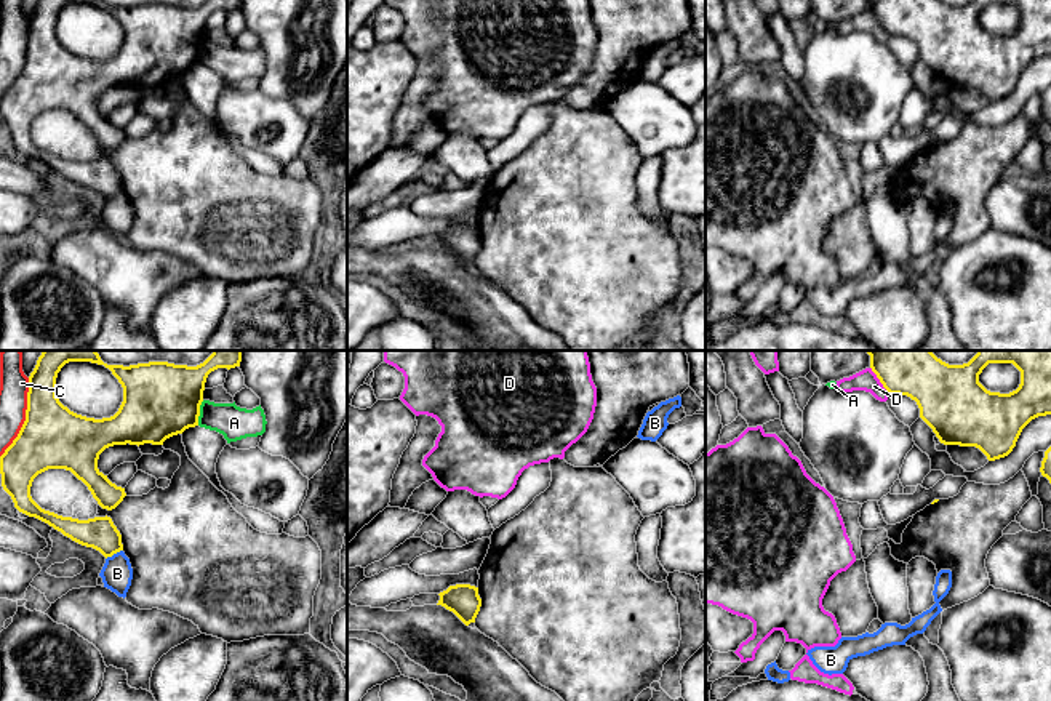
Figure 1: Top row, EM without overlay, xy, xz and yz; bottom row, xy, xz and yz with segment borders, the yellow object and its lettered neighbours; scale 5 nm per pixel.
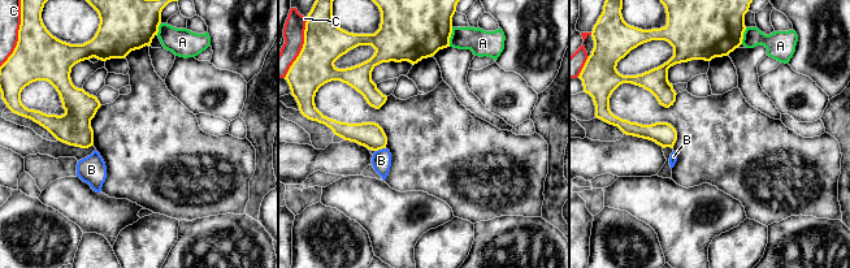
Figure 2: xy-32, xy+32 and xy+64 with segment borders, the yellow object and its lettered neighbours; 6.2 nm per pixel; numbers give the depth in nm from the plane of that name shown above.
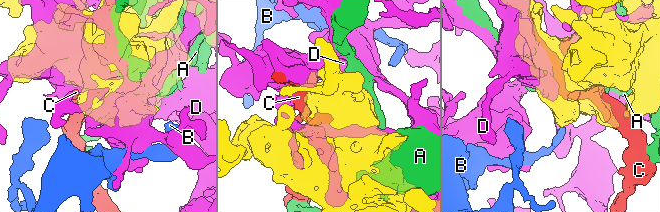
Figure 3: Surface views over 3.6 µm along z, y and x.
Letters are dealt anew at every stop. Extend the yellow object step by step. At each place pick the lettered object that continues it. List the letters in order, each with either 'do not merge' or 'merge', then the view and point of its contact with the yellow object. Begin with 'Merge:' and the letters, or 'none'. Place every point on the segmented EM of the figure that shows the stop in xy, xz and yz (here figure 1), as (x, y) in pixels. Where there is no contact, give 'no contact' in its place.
Merge: none
A: do not merge | xy (199, 413)
B: do not merge | xy (114, 552)
C: do not merge | xy (26, 418)
D: do not merge | yz (880, 381)

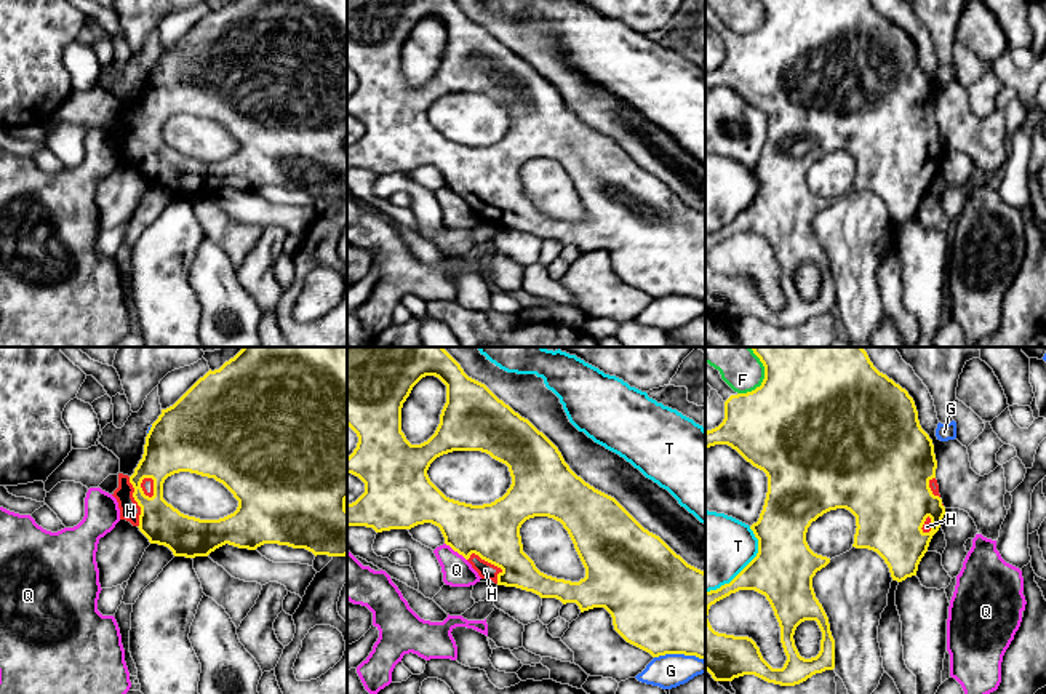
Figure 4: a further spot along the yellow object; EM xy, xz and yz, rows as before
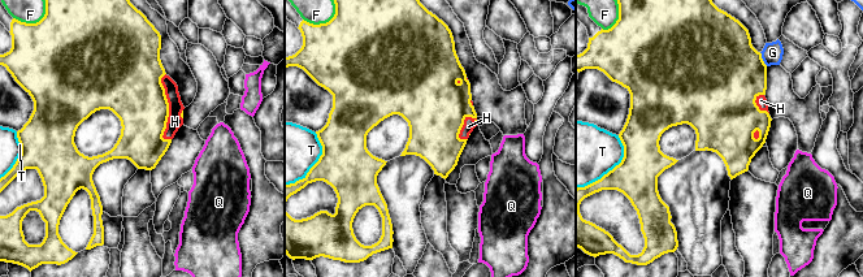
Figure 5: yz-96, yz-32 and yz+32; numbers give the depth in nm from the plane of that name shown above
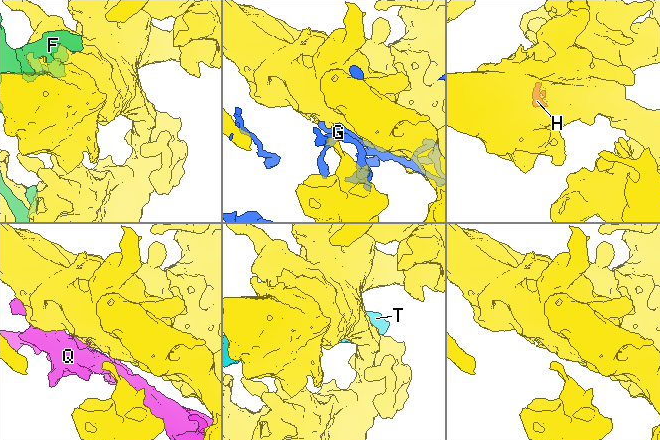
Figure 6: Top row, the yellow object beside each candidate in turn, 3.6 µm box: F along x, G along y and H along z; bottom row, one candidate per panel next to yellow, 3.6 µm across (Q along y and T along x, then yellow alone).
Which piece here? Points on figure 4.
Merge: H
F: do not merge | yz (765, 378)
G: do not merge | xz (680, 653)
H: merge | xz (491, 563)
Q: do not merge | xz (456, 550)
T: do not merge | yz (746, 566)

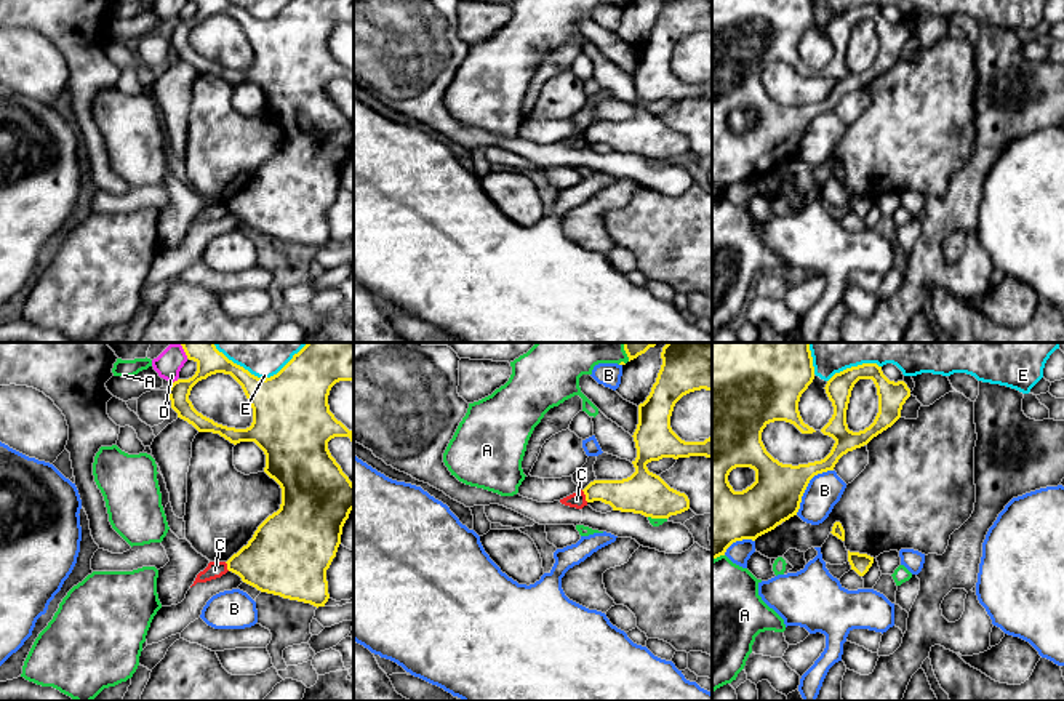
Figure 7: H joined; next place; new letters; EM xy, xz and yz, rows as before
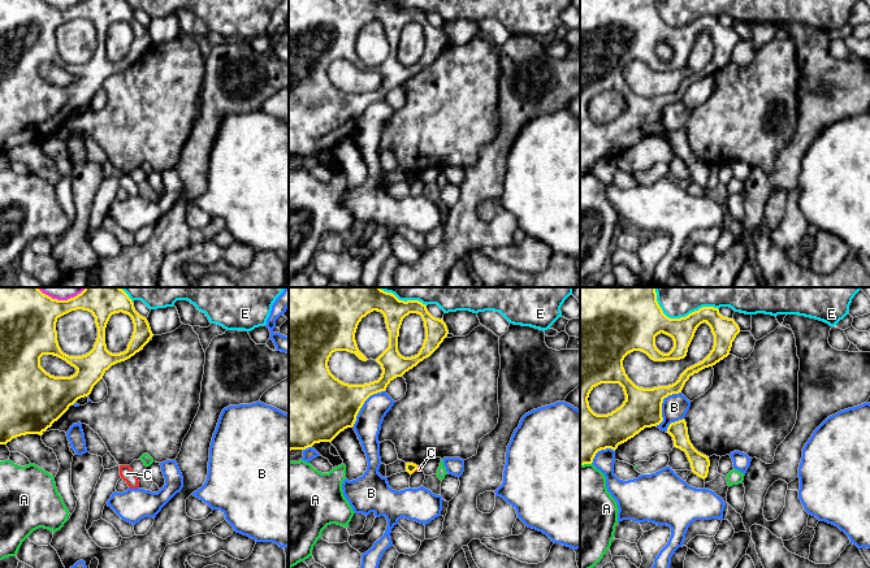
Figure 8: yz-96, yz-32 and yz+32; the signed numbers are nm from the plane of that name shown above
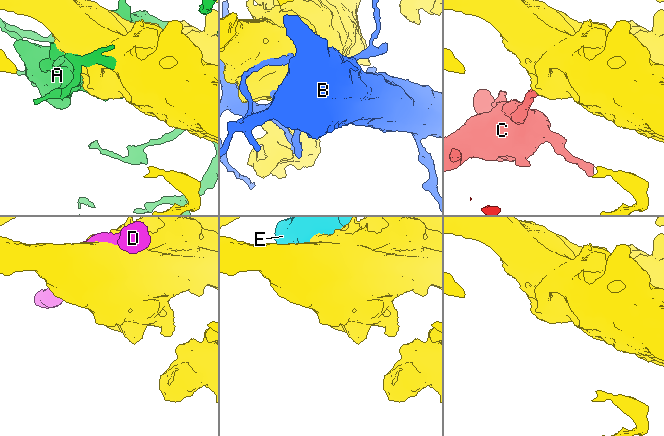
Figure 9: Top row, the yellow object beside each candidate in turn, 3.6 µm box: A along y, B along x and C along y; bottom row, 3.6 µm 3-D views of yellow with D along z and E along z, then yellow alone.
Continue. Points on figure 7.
Merge: none
A: do not merge | xz (626, 352)
B: do not merge | yz (807, 485)
C: do not merge | xz (586, 496)
D: do not merge | xy (175, 381)
E: do not merge | xy (260, 378)

